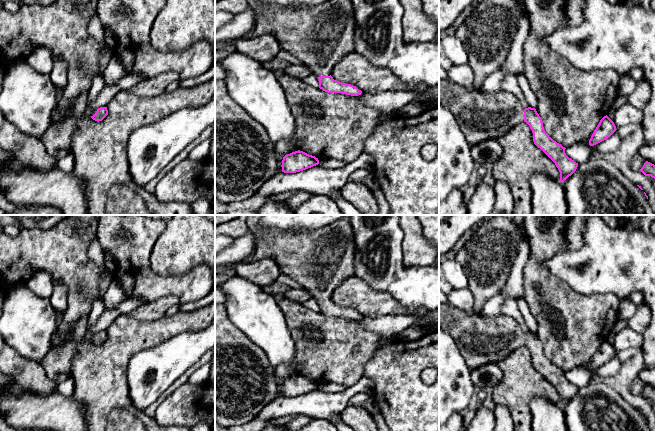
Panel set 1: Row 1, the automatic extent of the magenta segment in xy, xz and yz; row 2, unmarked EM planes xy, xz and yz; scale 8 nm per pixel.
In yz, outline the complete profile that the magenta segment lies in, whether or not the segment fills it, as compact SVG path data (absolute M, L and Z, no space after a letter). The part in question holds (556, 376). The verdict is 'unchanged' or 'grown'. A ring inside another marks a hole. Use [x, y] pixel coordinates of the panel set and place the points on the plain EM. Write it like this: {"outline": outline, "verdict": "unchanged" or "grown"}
{"outline": "M439 302L439 327L451 335L470 370L498 363L519 347L526 346L532 354L534 368L558 392L561 407L578 391L578 387L566 379L566 372L545 356L536 333L523 332L510 316L485 317Z", "verdict": "grown"}

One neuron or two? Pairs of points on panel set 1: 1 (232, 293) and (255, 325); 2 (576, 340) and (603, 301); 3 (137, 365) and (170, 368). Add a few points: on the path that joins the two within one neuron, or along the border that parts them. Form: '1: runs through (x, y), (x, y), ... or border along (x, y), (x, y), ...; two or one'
1: runs through (240, 301), (255, 317); one
2: runs through (578, 330), (597, 311); one
3: runs through (145, 366), (162, 367); one

